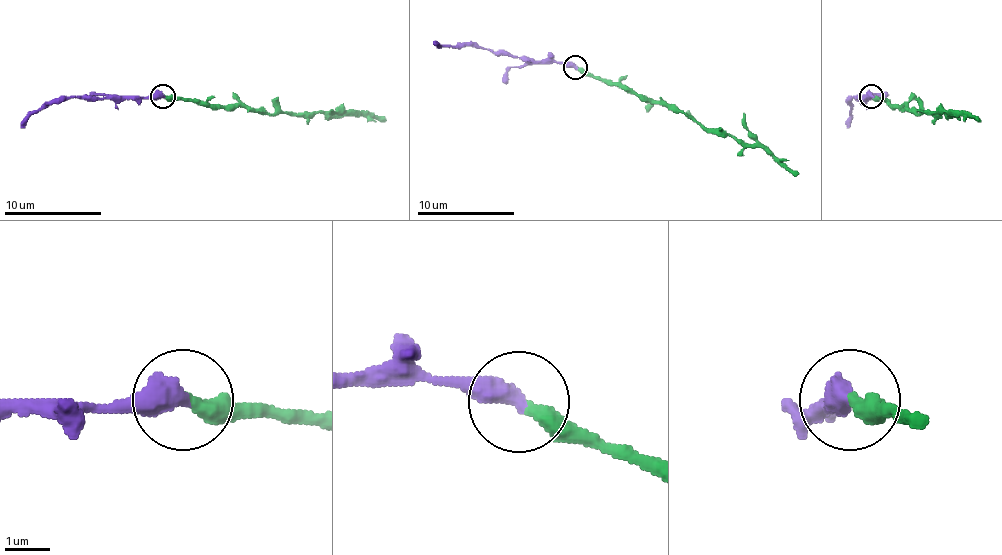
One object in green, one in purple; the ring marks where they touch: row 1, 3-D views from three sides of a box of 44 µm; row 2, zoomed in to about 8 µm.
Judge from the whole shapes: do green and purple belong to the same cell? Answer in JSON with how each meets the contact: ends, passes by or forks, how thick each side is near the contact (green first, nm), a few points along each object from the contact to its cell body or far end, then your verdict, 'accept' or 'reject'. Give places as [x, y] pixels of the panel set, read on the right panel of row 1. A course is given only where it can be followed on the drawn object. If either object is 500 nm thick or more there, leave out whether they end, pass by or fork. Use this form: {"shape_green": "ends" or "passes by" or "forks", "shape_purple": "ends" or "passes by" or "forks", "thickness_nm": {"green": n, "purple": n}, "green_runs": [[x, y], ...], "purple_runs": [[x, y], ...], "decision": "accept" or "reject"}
{"thickness_nm": {"green": 360, "purple": 550}, "green_runs": [[871, 96], [909, 111], [970, 113], [977, 121]], "purple_runs": [[871, 96], [854, 96], [849, 101], [851, 118], [846, 128]], "decision": "accept"}

